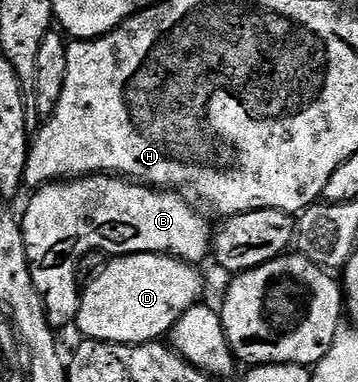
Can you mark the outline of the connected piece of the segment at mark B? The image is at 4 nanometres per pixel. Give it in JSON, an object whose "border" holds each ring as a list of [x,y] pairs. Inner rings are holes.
{"border":[[[89,175],[53,181],[33,193],[36,194],[24,209],[20,230],[24,232],[24,246],[34,287],[42,295],[48,322],[54,327],[71,326],[75,322],[82,292],[82,286],[76,279],[76,269],[80,266],[80,260],[95,249],[101,249],[112,257],[129,257],[132,253],[163,253],[189,263],[209,260],[212,252],[214,229],[208,226],[209,218],[175,191],[154,189],[115,175]]]}

